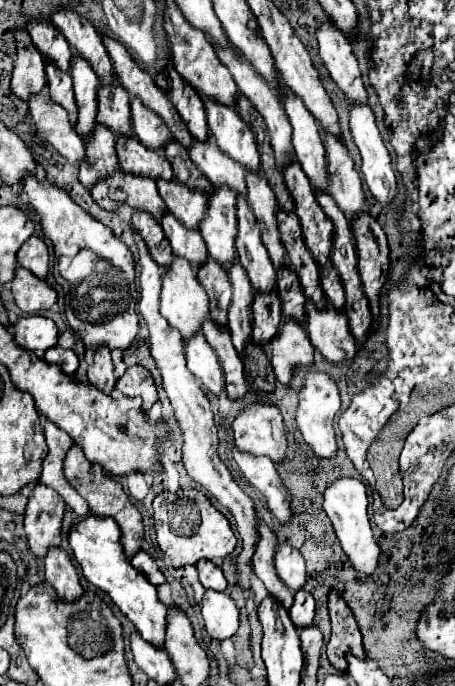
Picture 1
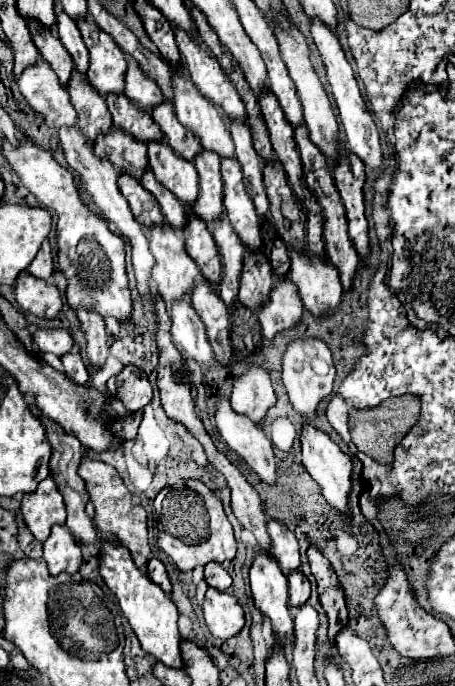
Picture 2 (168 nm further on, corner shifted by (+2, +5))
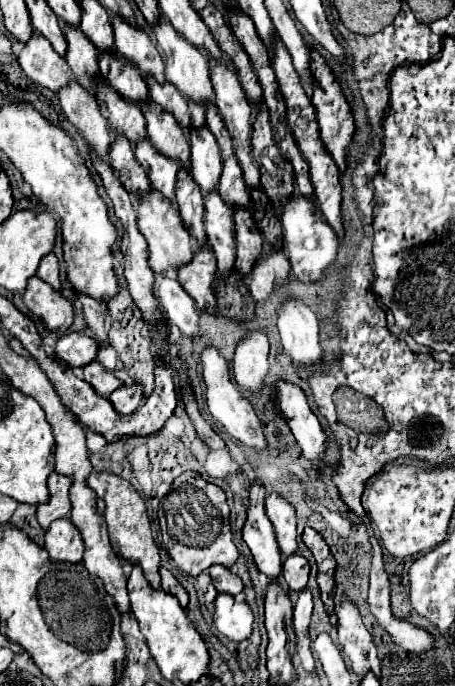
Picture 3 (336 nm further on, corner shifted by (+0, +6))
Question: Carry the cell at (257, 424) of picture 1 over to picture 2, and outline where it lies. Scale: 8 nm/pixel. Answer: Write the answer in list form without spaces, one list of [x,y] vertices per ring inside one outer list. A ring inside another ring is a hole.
[[[250,368],[234,382],[234,390],[230,396],[230,406],[236,414],[248,416],[254,424],[262,426],[268,410],[276,404],[276,396],[272,390],[270,376],[264,368]]]

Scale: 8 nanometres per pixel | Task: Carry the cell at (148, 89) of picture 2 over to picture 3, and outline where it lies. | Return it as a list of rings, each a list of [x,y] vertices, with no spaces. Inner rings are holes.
[[[112,15],[112,29],[116,49],[130,59],[142,75],[154,75],[158,81],[164,81],[164,61],[144,29],[130,25],[122,15]]]

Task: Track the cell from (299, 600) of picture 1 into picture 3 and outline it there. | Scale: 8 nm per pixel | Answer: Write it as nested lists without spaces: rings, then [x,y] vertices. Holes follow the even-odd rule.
[[[290,555],[282,563],[282,575],[284,575],[284,581],[290,587],[290,591],[302,591],[302,587],[306,587],[308,571],[310,571],[308,561],[300,555]]]

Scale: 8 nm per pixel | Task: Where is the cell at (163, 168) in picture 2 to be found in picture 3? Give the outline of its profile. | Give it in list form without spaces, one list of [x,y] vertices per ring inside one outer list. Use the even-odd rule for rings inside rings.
[[[144,103],[142,113],[146,117],[146,131],[148,139],[154,143],[154,147],[178,161],[182,167],[190,167],[190,145],[186,131],[178,125],[172,113],[158,107],[156,103]]]

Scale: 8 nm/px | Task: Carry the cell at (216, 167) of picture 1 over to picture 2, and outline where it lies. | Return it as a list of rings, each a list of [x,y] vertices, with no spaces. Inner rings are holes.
[[[184,66],[172,72],[172,88],[174,88],[174,112],[180,124],[200,140],[206,152],[214,152],[220,158],[234,158],[236,154],[230,138],[230,130],[226,126],[228,122],[220,116],[220,112],[216,112],[216,108],[212,108],[212,104],[208,104],[208,100],[200,100],[200,92],[192,88],[192,80],[188,80],[188,72],[184,72]]]

